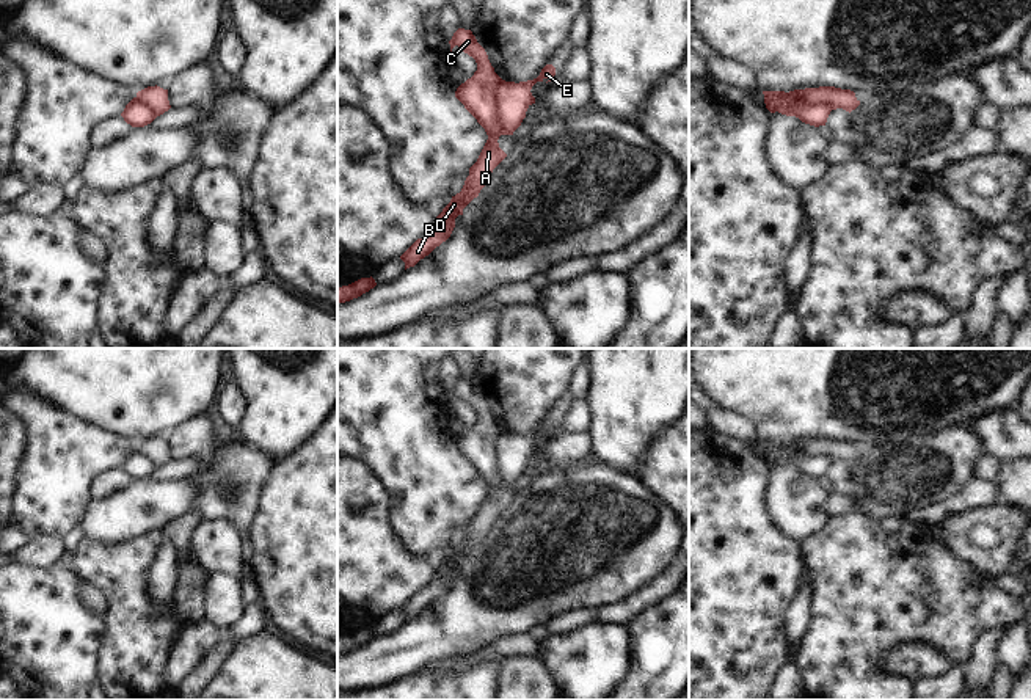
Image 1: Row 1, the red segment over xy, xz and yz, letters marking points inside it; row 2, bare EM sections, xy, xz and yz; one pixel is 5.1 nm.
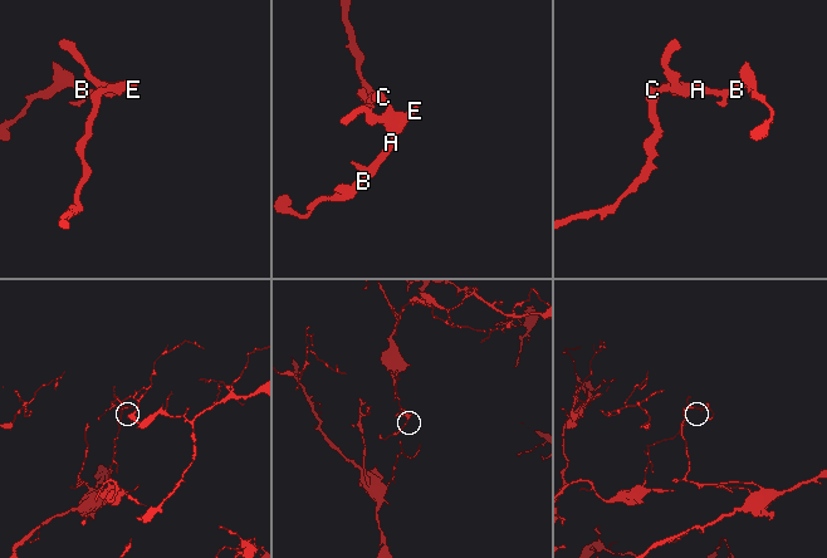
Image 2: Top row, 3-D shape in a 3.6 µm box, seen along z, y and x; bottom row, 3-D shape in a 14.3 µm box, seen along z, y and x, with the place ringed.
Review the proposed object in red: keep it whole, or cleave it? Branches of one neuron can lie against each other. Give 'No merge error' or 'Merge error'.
Merge error.

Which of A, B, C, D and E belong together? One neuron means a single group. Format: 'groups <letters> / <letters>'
groups A B D E / C

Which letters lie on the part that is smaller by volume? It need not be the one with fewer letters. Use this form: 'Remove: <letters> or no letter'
Remove: A, B, D, E

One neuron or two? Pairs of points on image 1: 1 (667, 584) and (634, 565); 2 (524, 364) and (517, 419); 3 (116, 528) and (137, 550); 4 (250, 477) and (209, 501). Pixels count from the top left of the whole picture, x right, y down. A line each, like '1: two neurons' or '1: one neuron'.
1: two neurons
2: one neuron
3: two neurons
4: one neuron

